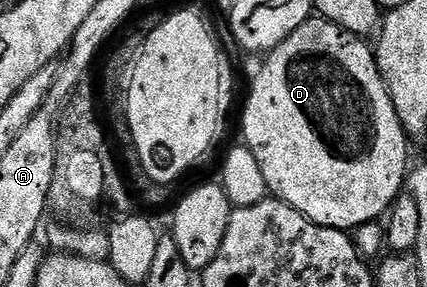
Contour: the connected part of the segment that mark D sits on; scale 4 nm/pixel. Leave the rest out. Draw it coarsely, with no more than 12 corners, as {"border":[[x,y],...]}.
{"border":[[311,16],[241,141],[267,191],[354,232],[407,185],[371,43]]}

